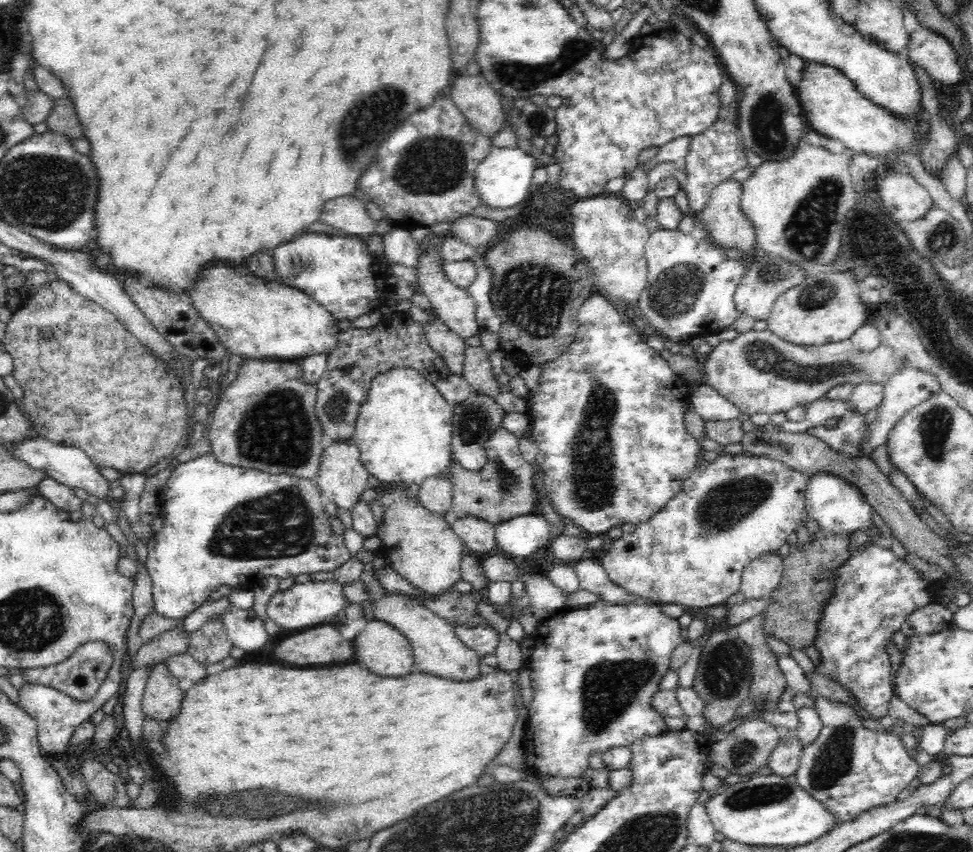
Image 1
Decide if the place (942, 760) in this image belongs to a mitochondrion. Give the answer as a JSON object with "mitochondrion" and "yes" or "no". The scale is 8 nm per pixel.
{"mitochondrion":"no"}

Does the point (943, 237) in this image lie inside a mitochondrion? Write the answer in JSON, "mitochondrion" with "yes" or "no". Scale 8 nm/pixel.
{"mitochondrion":"yes"}

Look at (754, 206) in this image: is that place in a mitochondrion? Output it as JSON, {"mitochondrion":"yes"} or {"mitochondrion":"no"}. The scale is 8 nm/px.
{"mitochondrion":"no"}

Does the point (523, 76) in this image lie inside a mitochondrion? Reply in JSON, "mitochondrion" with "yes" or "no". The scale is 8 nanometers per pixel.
{"mitochondrion":"yes"}

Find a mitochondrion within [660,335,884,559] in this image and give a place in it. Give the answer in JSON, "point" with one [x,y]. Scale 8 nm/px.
{"point":[728,505]}

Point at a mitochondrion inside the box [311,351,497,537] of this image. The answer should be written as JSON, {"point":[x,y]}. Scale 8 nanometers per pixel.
{"point":[475,420]}

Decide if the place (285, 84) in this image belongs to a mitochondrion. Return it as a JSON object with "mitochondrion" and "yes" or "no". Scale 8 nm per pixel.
{"mitochondrion":"no"}

